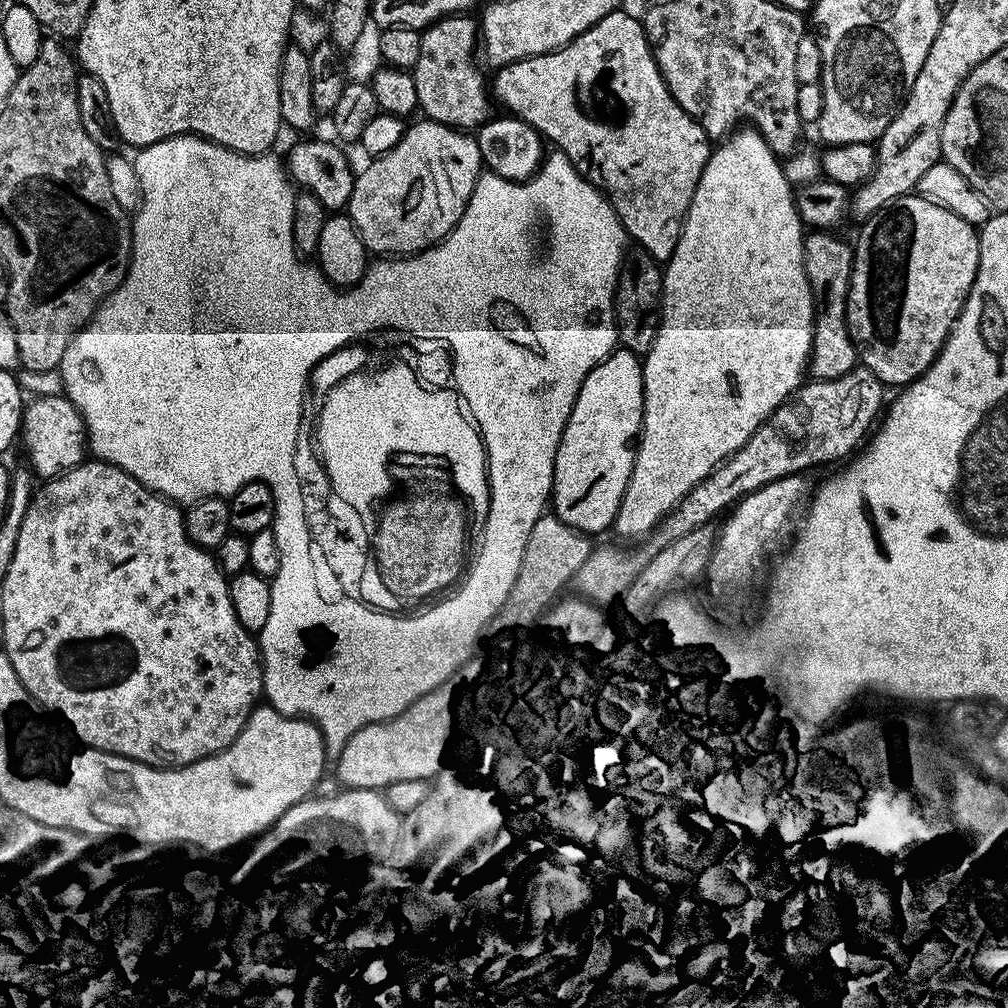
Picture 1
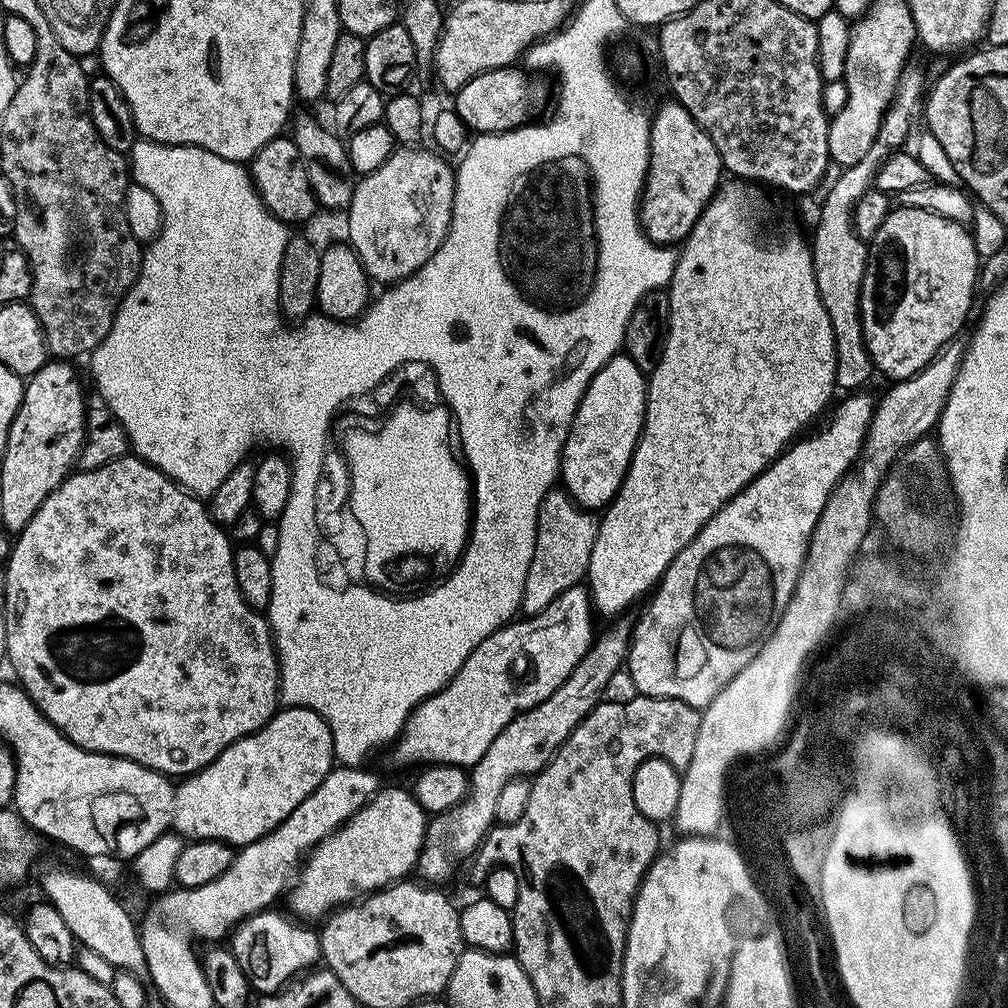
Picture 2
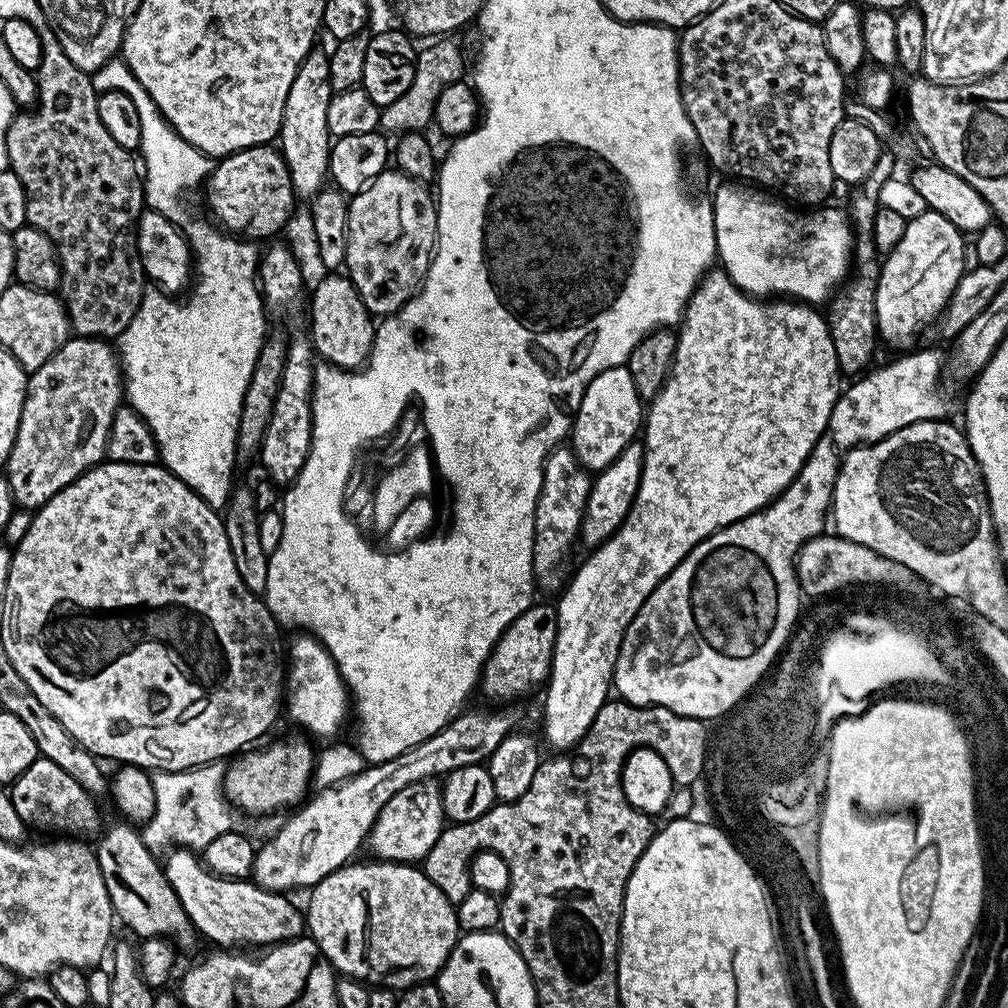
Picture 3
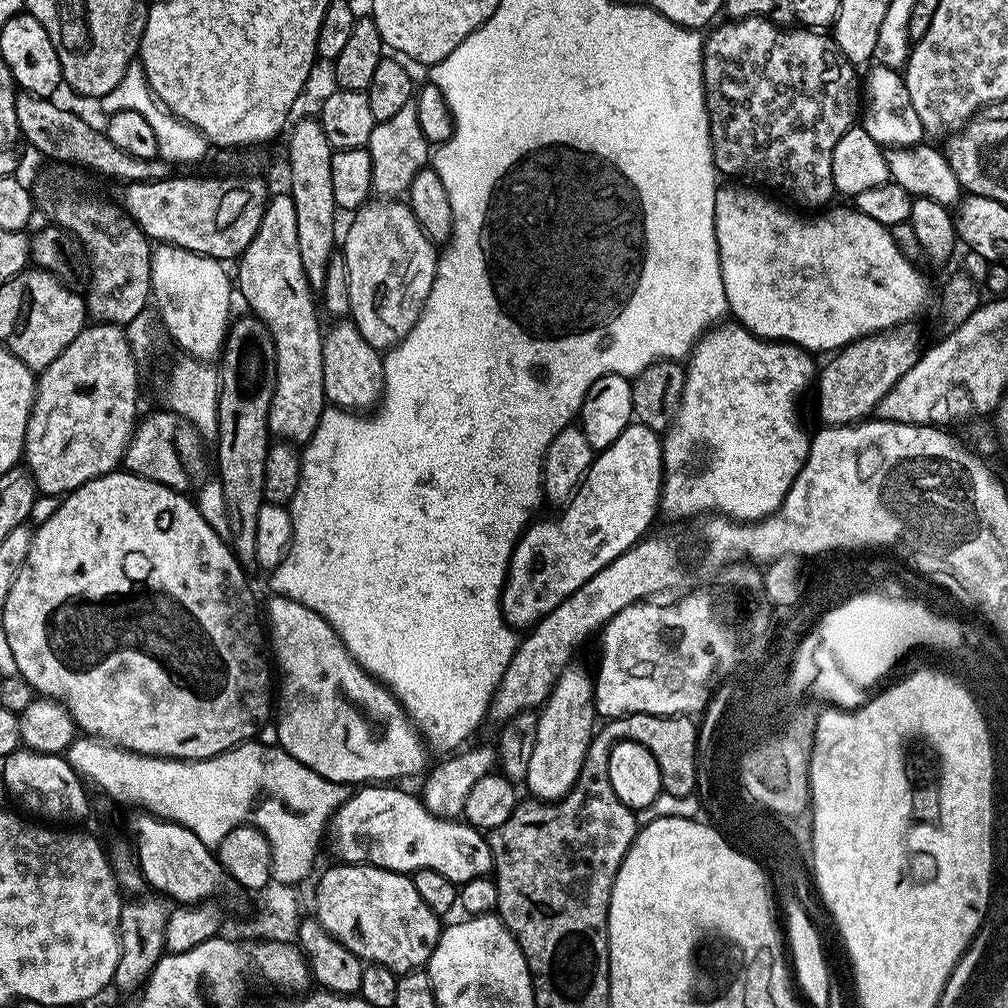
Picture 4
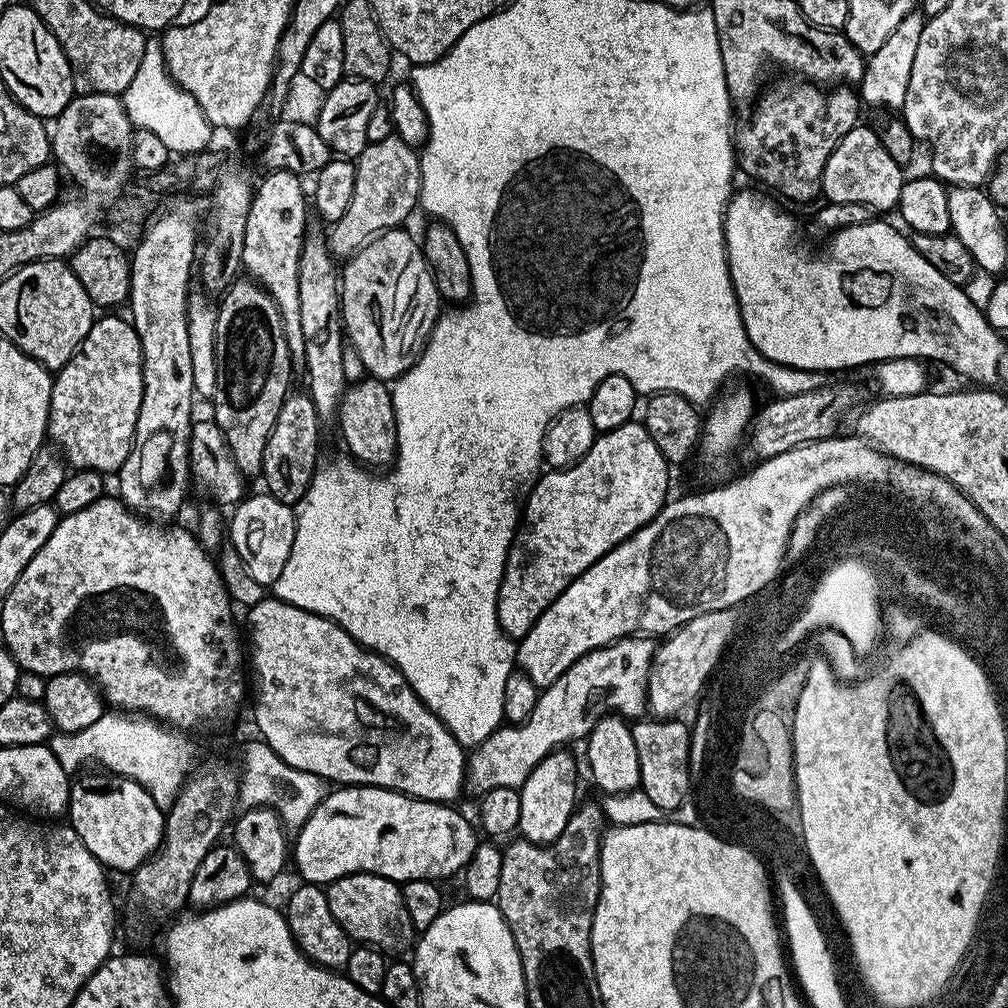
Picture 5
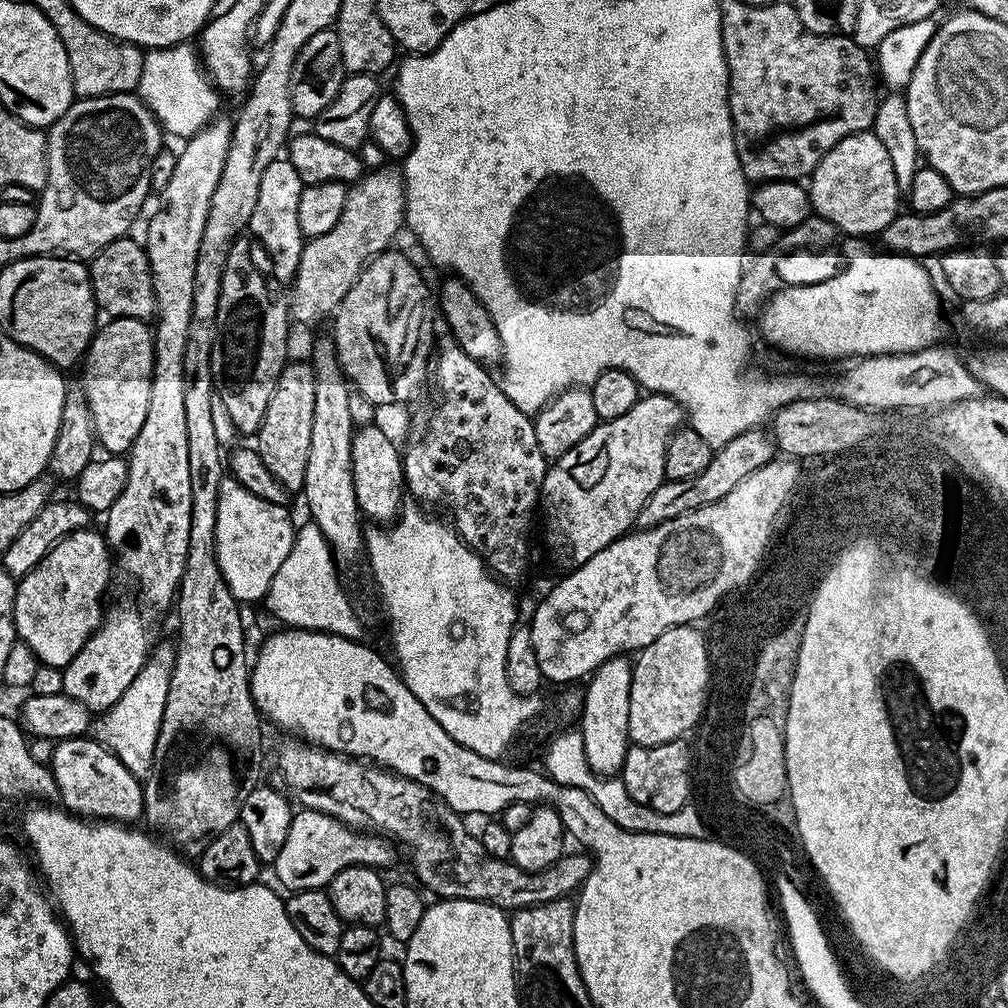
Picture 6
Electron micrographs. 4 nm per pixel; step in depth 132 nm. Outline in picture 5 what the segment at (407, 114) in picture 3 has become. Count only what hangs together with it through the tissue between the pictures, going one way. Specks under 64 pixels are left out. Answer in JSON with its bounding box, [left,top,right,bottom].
[327,138,420,258]

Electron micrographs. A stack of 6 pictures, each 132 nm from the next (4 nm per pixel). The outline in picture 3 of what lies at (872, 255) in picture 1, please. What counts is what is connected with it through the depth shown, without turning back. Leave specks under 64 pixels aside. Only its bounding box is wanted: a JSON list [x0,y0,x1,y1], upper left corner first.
[876,210,964,350]

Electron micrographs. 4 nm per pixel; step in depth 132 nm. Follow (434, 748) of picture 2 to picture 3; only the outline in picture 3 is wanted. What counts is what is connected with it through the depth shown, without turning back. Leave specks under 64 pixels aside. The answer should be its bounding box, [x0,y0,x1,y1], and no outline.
[478,603,556,700]

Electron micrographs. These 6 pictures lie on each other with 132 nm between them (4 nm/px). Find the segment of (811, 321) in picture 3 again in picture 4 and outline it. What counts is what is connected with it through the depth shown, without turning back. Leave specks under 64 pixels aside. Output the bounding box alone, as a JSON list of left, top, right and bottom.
[526,327,818,802]

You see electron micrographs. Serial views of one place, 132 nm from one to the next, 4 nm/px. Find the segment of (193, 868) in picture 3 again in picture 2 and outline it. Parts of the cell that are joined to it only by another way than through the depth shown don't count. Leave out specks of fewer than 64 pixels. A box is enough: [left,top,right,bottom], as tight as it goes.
[230,911,322,994]

